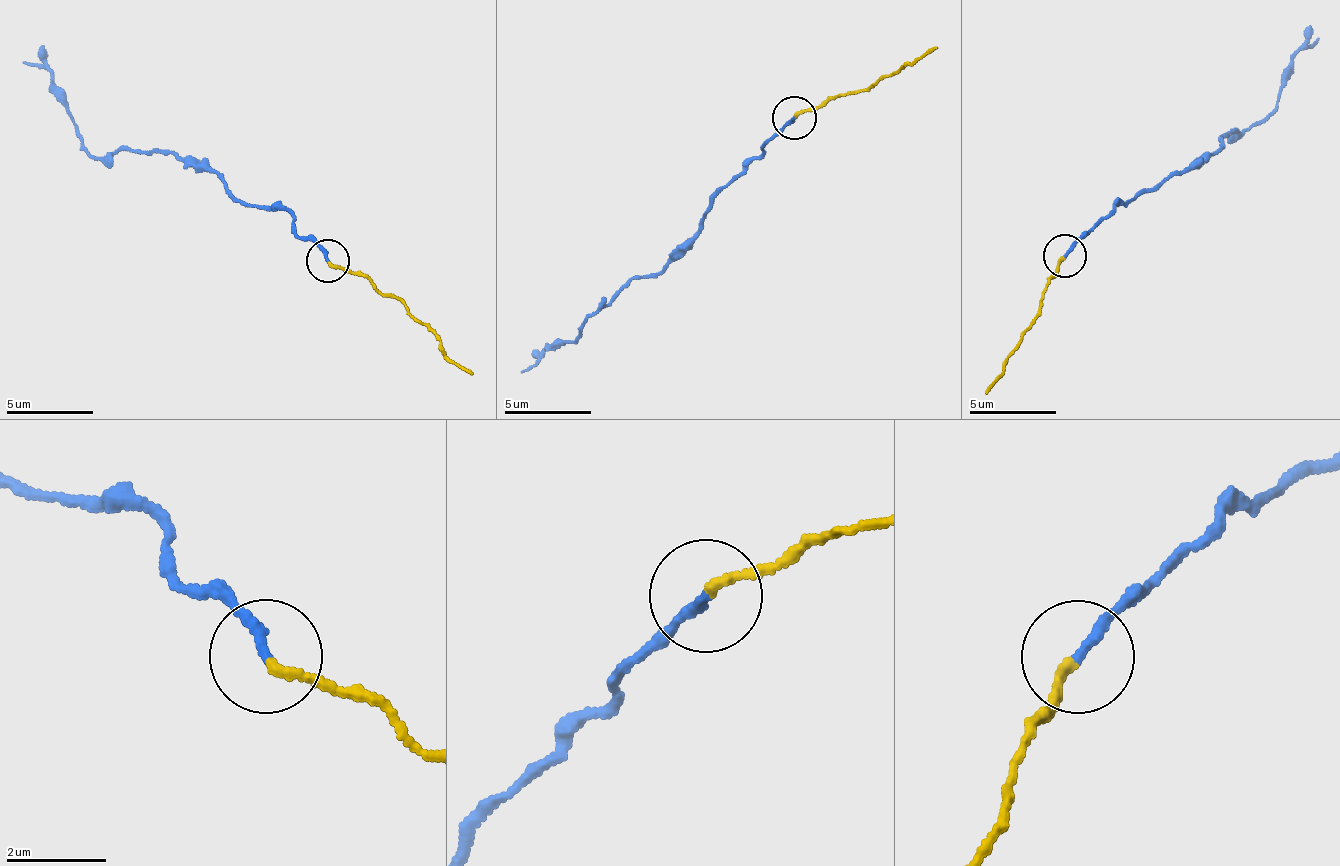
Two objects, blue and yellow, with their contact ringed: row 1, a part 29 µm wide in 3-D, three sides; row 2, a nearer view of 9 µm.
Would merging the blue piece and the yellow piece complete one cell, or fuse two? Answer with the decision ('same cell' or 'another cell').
same cell

